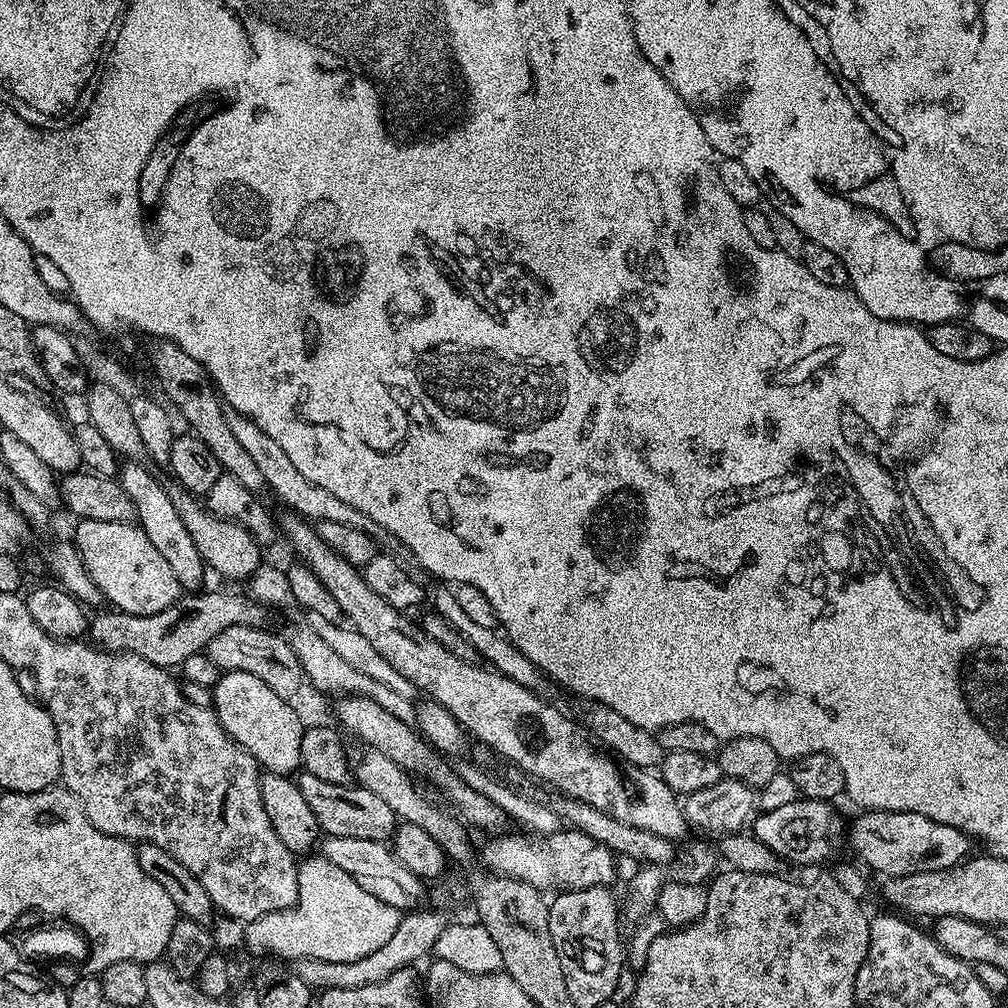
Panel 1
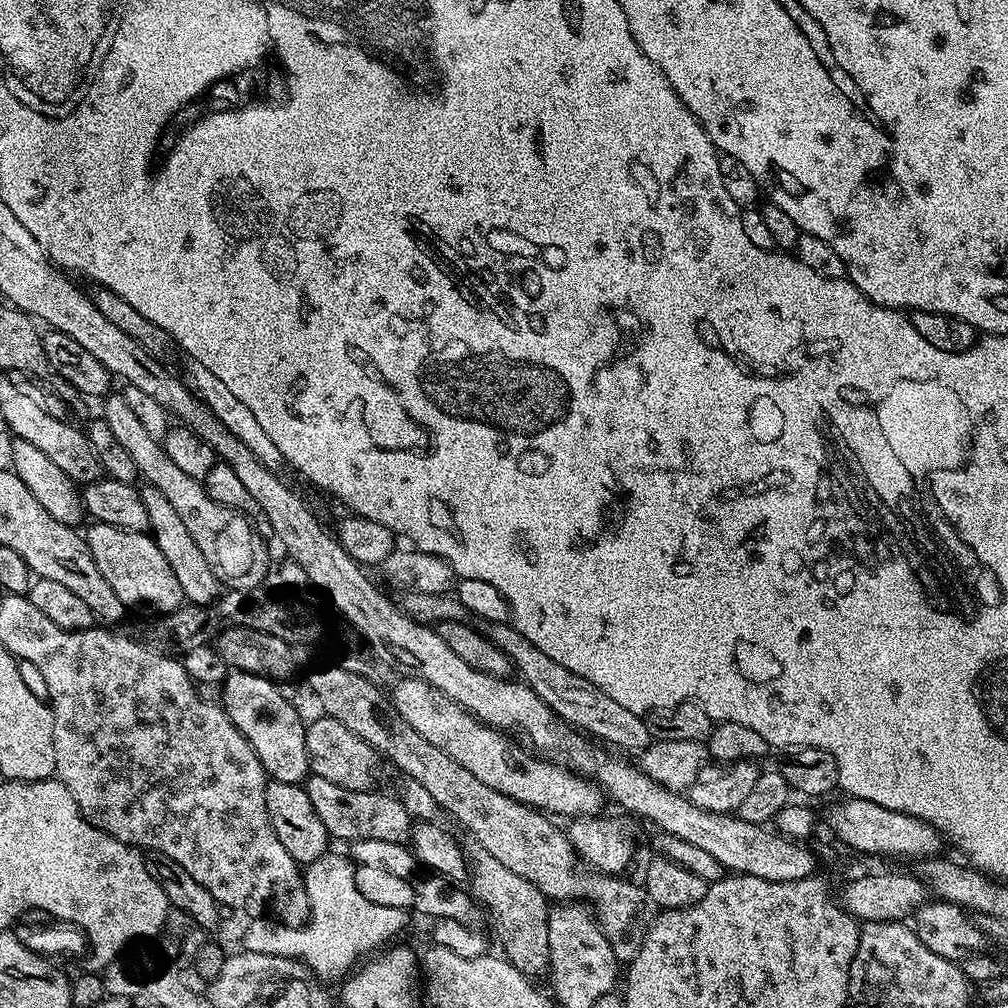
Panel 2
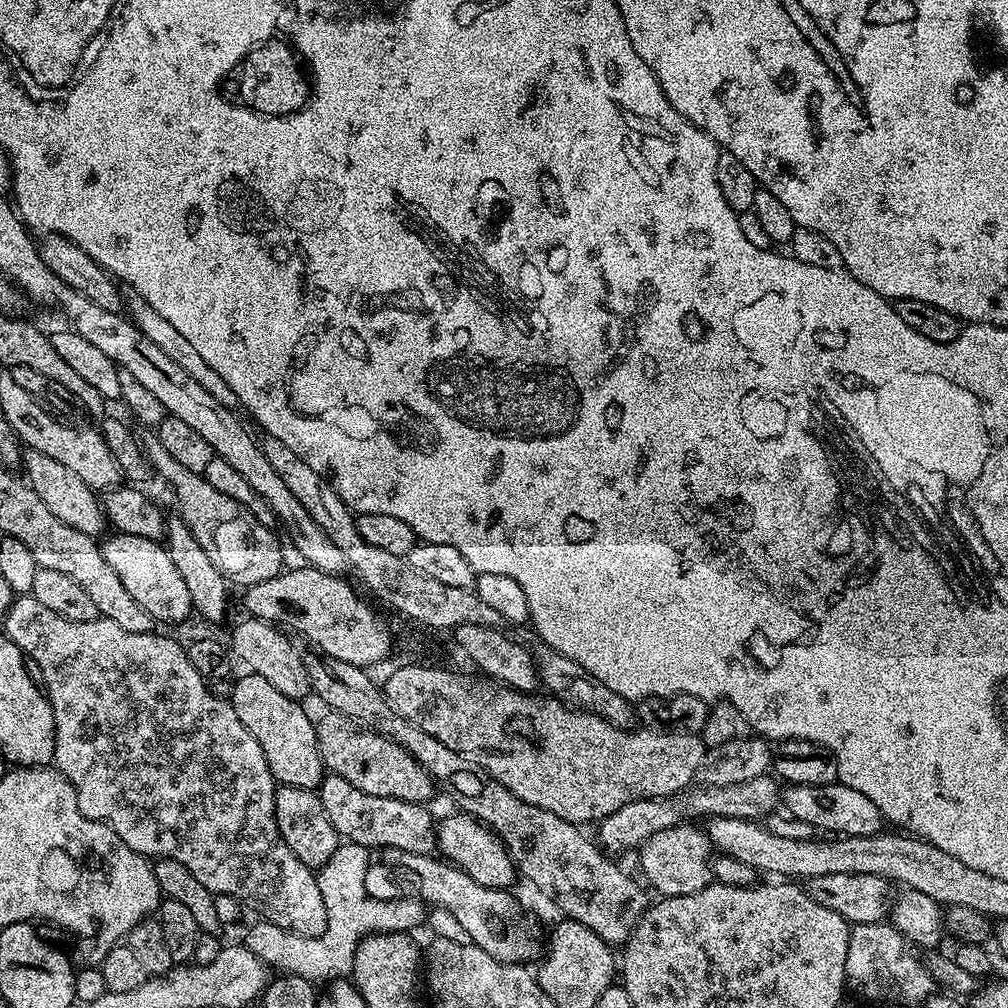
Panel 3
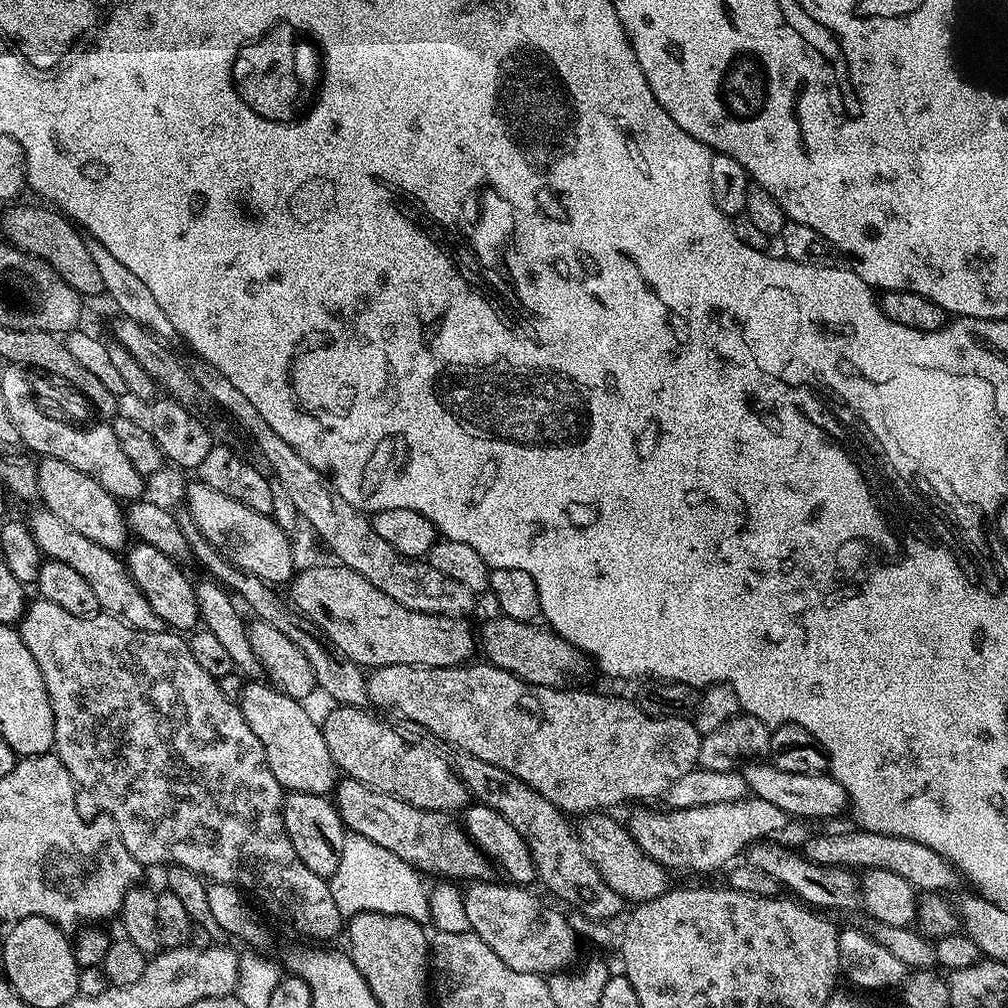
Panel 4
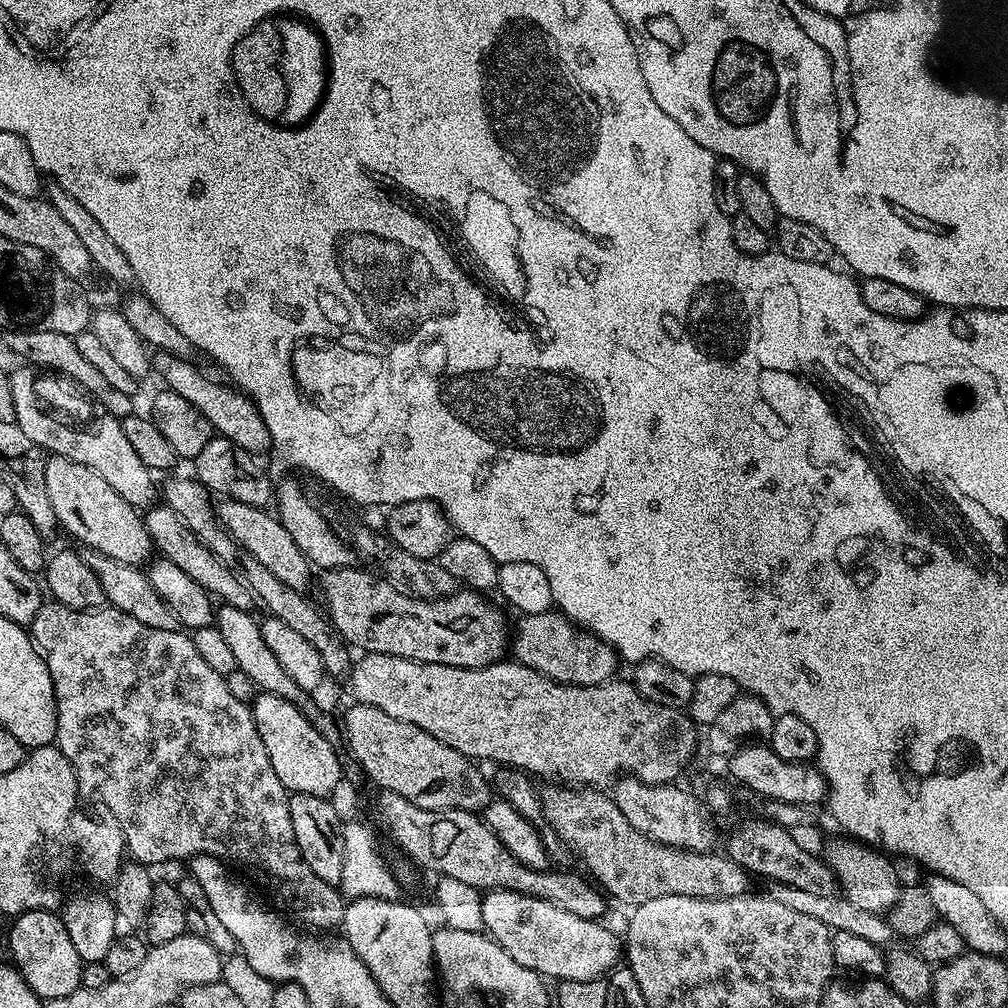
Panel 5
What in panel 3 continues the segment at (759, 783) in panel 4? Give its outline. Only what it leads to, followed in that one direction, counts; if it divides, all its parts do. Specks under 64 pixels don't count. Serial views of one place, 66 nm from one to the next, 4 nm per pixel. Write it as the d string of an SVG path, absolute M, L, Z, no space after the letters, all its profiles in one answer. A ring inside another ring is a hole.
M842 783L826 786L804 786L790 784L783 789L782 804L787 815L796 816L802 822L810 822L813 830L824 834L841 836L874 836L885 827L886 821L880 812L880 805L870 802L866 794Z

